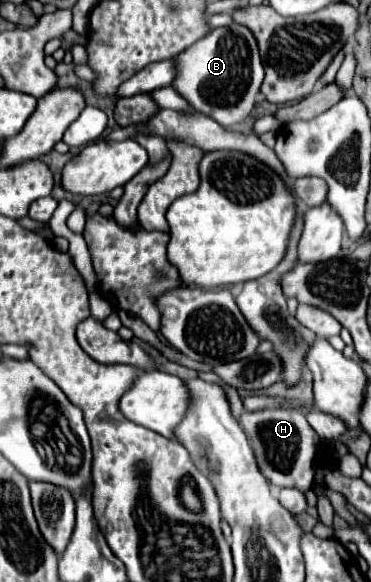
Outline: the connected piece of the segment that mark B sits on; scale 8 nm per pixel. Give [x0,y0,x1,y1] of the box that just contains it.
[174,23,264,127]

